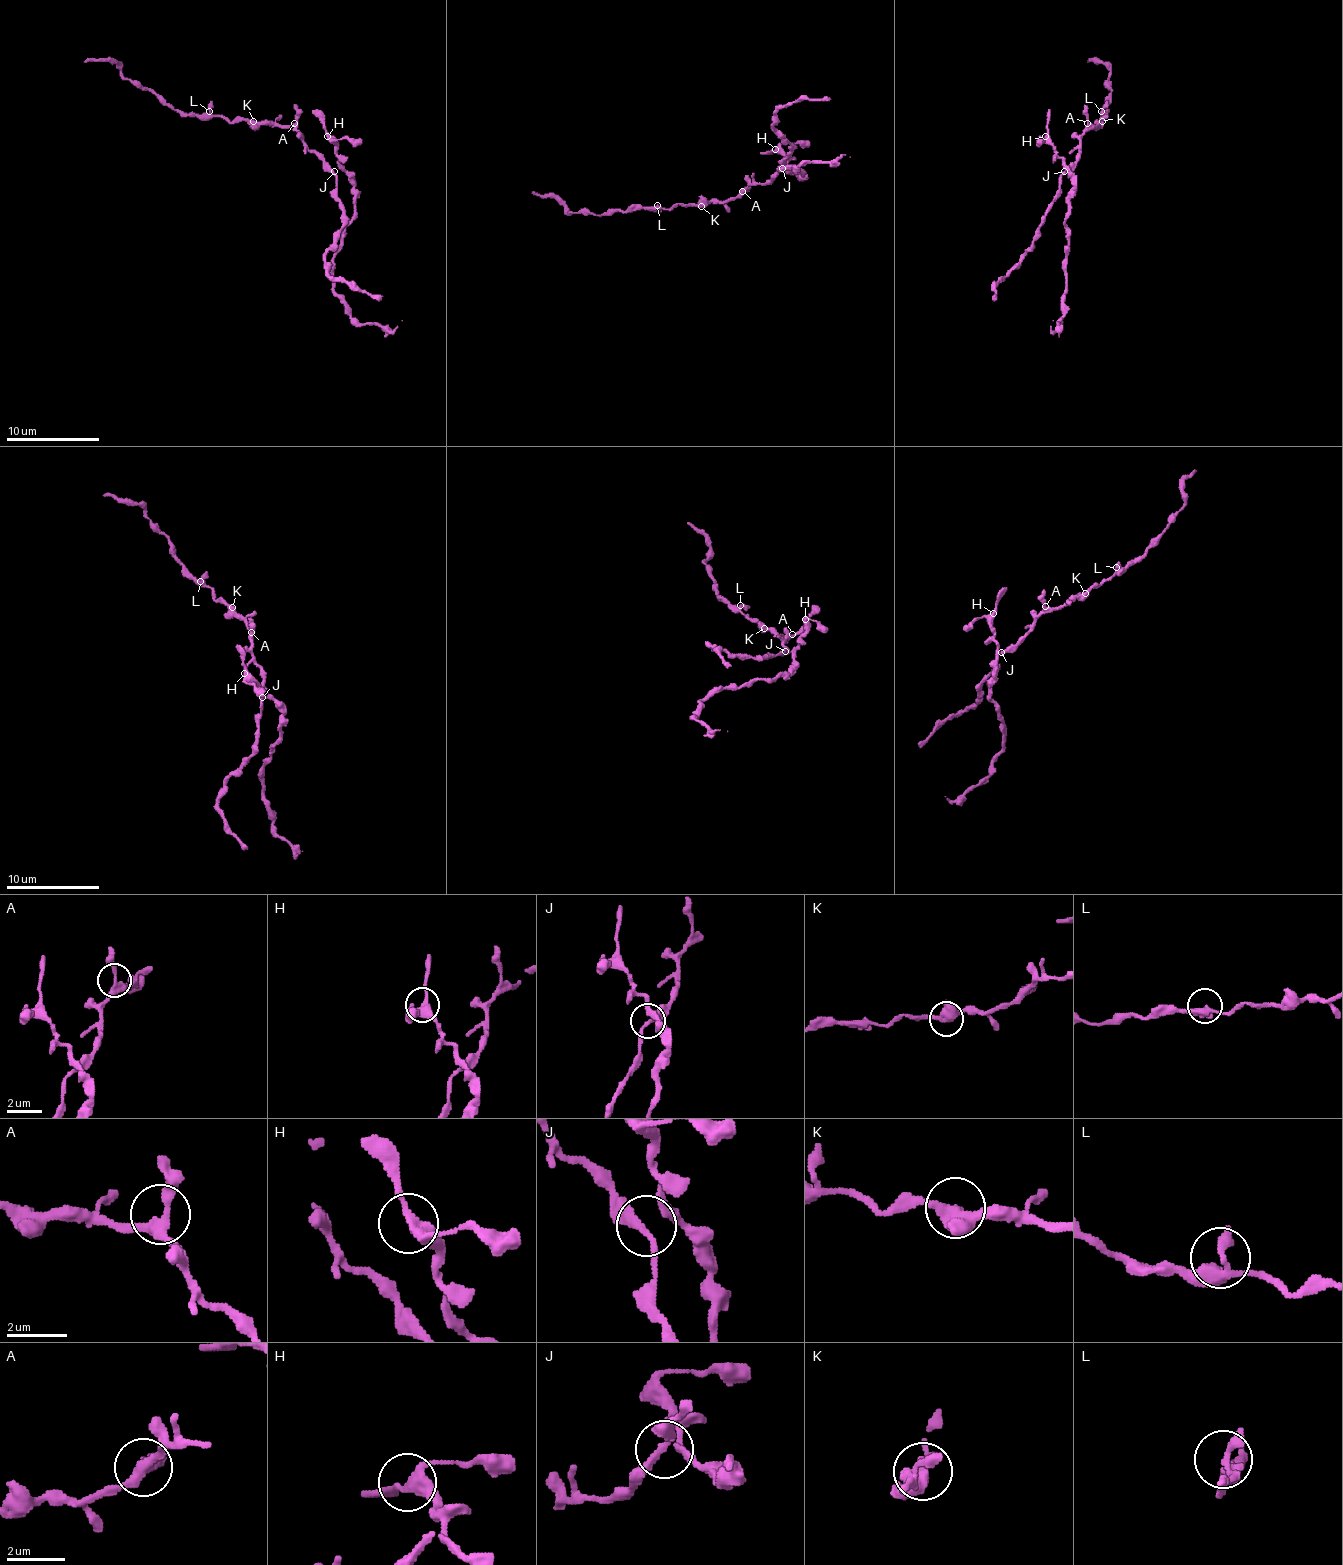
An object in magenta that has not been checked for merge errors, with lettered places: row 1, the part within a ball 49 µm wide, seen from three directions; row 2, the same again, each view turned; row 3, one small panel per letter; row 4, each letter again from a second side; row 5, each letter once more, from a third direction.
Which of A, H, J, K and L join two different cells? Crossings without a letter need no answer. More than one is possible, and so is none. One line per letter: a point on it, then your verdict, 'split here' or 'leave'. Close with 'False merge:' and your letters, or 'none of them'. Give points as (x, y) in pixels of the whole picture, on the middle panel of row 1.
A: (742, 191) | leave
H: (775, 149) | leave
J: (782, 168) | leave
K: (701, 206) | leave
L: (657, 205) | leave
False merge: none of them

